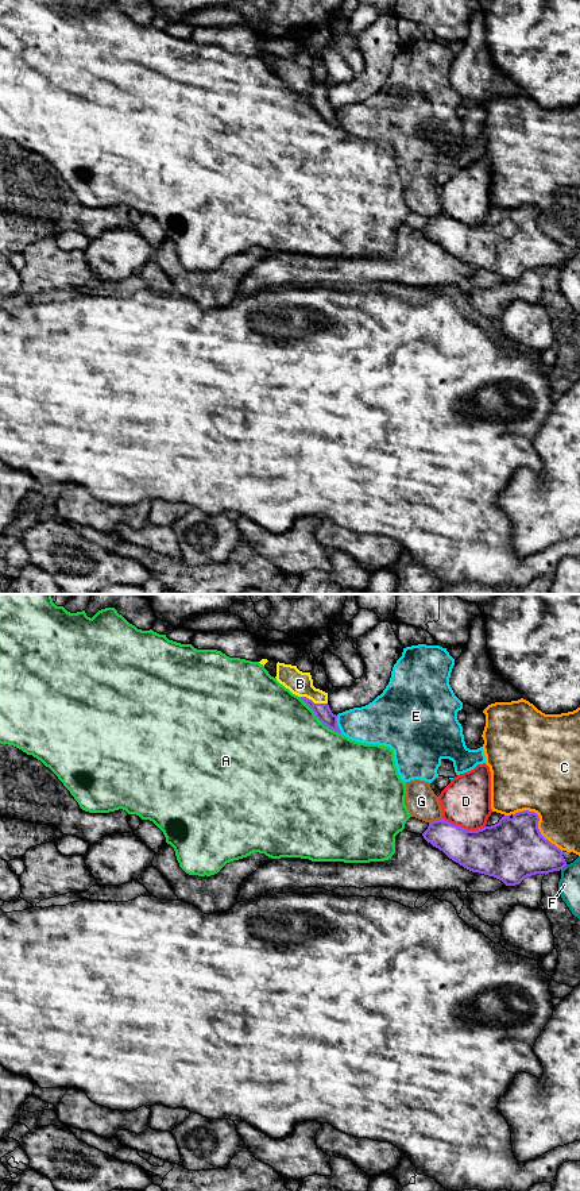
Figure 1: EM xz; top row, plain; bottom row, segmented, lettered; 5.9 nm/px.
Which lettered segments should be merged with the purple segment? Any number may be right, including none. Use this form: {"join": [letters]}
{"join": ["B"]}

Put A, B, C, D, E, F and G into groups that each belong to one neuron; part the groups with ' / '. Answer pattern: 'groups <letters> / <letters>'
groups A / B / C / D / E G / F

